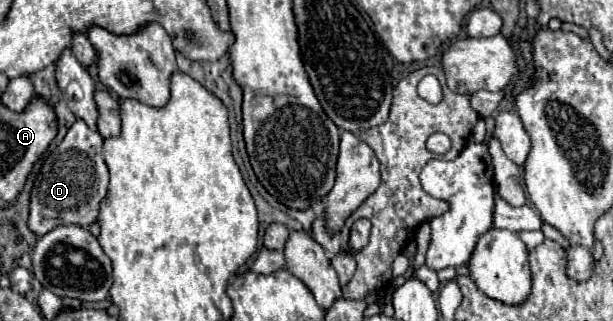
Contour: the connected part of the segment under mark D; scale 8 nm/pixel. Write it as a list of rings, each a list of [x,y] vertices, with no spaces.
[[[76,119],[56,147],[56,153],[46,159],[30,193],[28,229],[36,237],[44,237],[58,225],[78,225],[88,229],[88,225],[96,221],[100,203],[108,193],[108,169],[102,157],[102,143],[104,139],[98,131],[92,131],[82,119]]]

